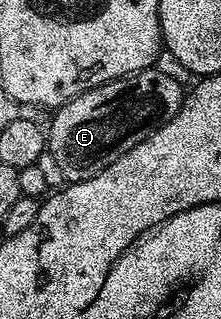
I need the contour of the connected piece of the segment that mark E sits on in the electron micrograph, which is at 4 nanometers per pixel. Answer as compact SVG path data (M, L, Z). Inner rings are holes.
M157 67L145 68L143 72L134 72L120 80L109 80L107 84L96 86L76 98L72 98L53 113L48 123L48 156L54 159L56 167L62 171L66 182L93 180L116 158L128 154L132 146L136 146L145 136L158 129L158 125L167 124L178 113L184 99L184 87L174 76L166 72L157 72Z

